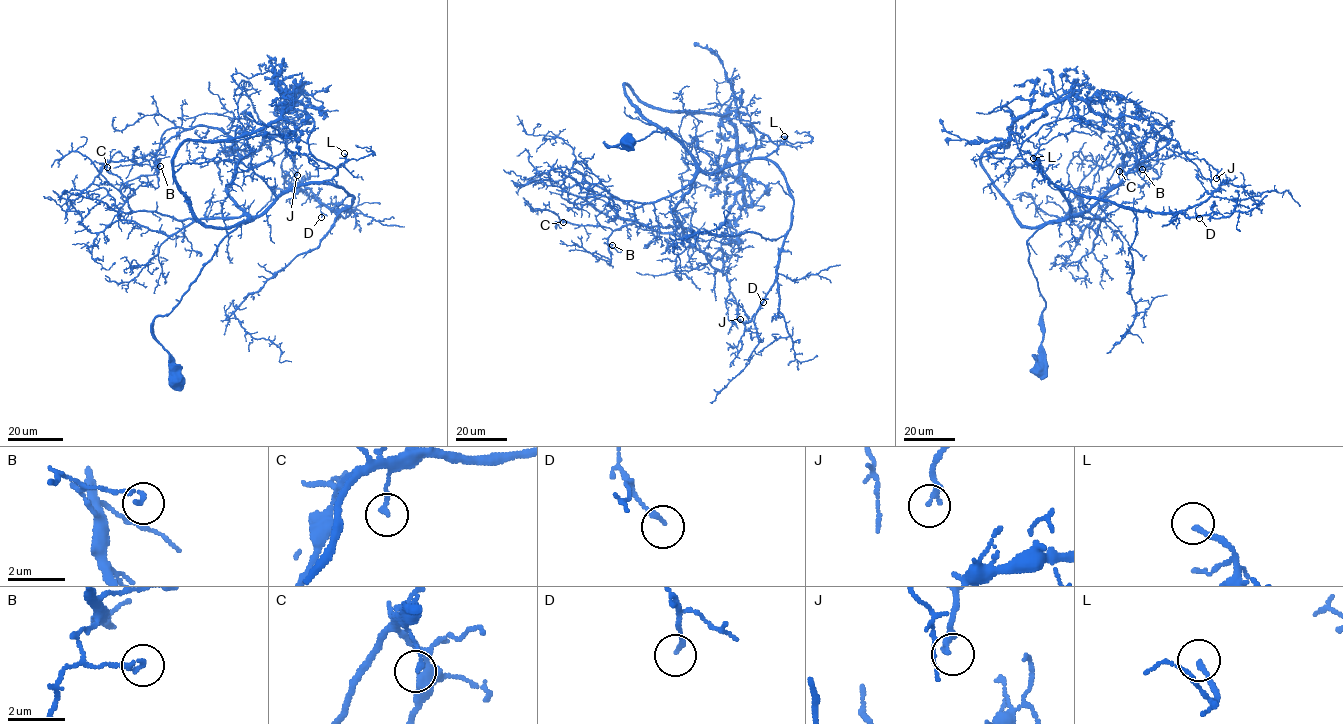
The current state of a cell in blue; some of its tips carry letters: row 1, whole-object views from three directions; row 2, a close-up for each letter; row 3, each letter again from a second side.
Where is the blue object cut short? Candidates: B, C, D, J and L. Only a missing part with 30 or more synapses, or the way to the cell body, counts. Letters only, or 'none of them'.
L

